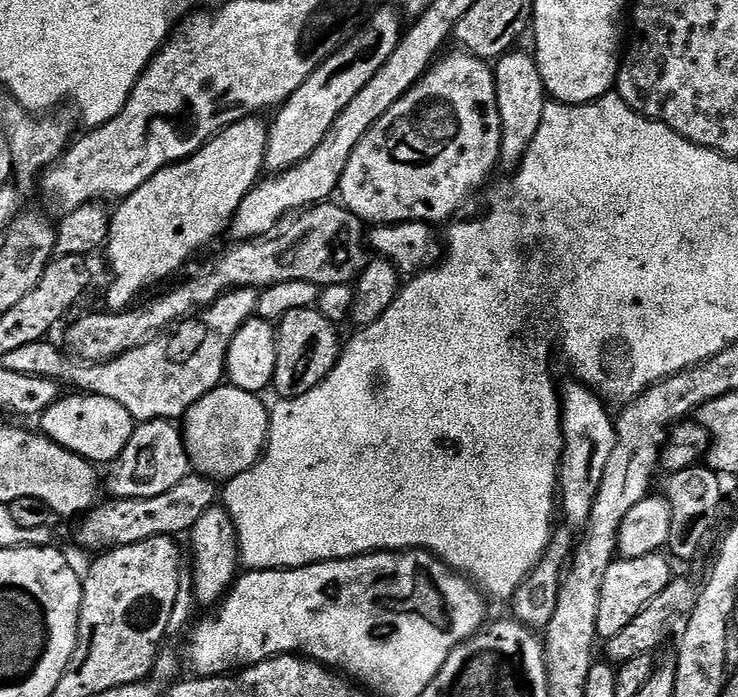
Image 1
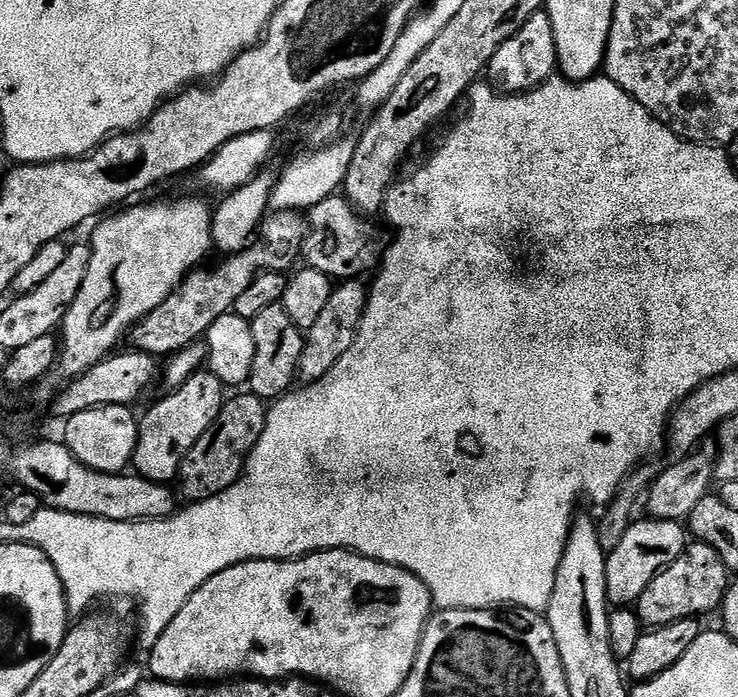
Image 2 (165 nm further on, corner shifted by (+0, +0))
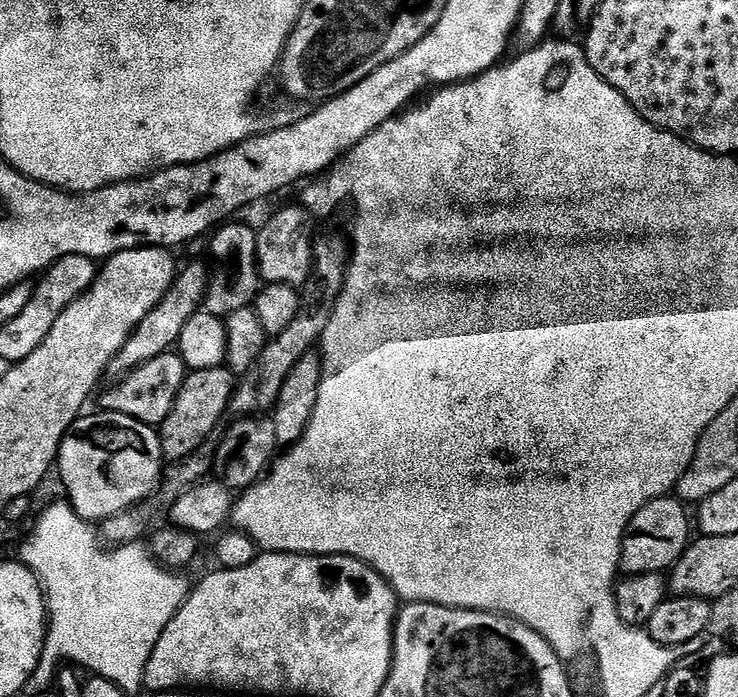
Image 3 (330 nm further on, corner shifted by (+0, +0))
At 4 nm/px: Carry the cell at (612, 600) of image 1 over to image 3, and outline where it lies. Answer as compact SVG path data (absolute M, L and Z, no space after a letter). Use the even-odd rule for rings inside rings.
M671 495L659 496L657 500L642 506L642 510L634 514L627 530L624 531L620 547L620 572L624 576L637 576L651 572L667 573L676 563L676 559L688 549L690 543L688 524L690 528L689 509Z

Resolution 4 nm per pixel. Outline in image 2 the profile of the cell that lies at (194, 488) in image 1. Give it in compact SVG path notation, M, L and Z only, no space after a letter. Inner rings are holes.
M245 394L225 399L223 408L220 409L218 418L194 442L190 454L180 467L178 477L178 492L185 501L199 502L202 500L215 500L220 497L222 490L234 486L234 482L244 472L244 464L252 453L252 448L258 446L258 438L262 438L262 430L266 426L268 408L265 401L257 396ZM184 495L184 496L183 496Z

